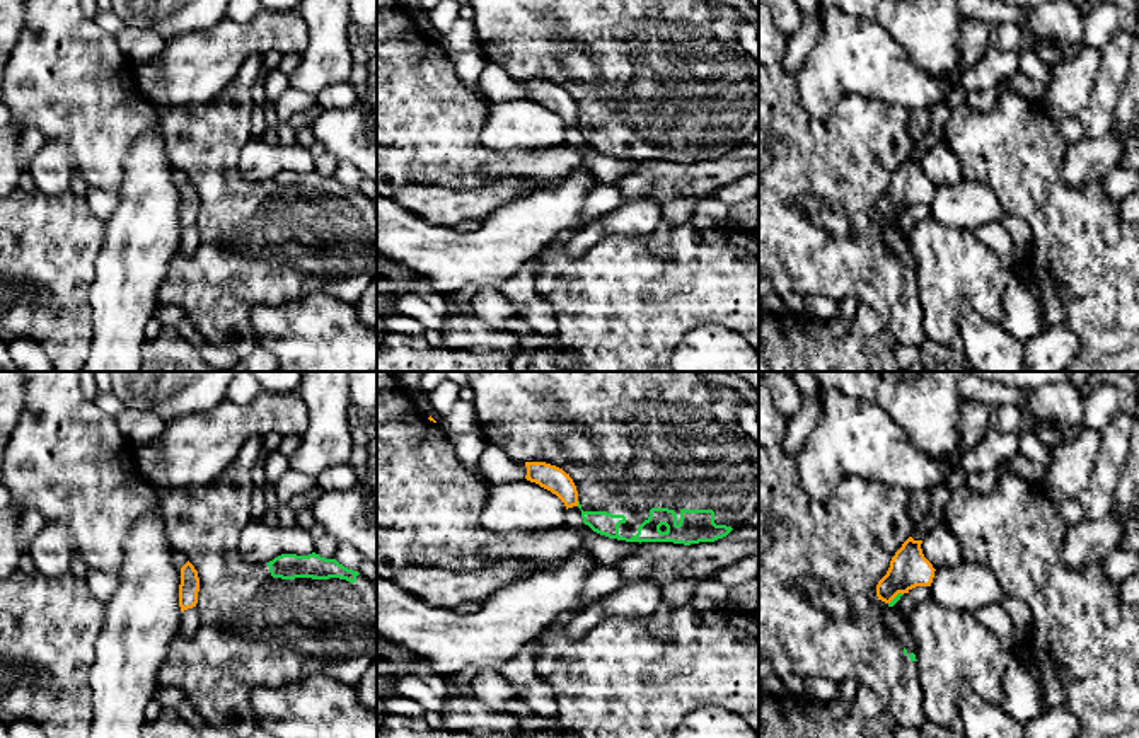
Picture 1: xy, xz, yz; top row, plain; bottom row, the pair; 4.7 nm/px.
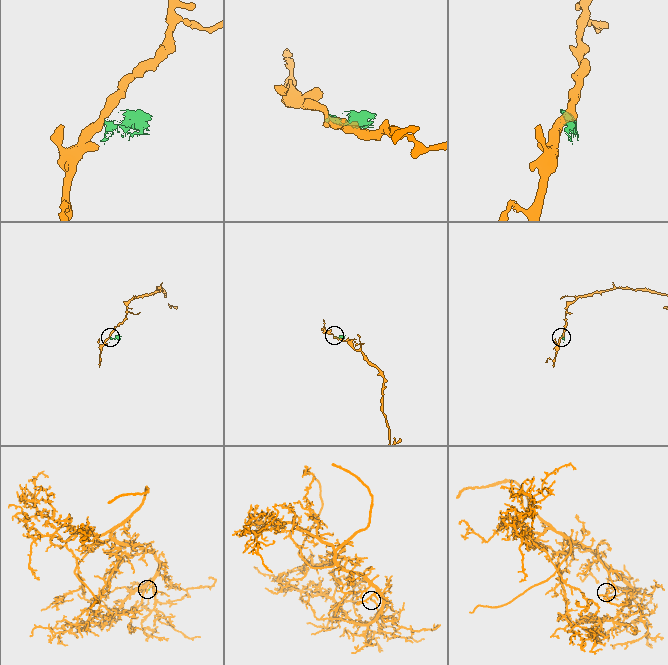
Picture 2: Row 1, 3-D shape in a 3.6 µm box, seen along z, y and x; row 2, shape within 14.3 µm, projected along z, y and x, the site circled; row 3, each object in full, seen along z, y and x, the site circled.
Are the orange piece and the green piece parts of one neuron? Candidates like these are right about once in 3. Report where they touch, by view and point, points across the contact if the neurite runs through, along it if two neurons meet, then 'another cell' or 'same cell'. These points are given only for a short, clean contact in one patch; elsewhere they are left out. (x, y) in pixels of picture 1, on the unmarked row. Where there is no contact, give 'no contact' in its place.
meets orange in xz at (577, 121); border along xz (577, 120), (578, 123); another cell

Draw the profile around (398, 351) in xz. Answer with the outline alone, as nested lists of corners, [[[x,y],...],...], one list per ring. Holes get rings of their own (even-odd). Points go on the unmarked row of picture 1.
[[[385,332],[377,372],[512,372],[510,355],[433,348],[423,336]]]

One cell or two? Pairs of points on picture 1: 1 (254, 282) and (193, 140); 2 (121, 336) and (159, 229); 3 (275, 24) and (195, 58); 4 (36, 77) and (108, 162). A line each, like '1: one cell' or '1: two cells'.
1: one cell
2: one cell
3: one cell
4: one cell

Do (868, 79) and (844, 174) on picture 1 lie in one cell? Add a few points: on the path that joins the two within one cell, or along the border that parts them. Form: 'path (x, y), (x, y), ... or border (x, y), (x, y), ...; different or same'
border (904, 106), (846, 94), (829, 115); different

